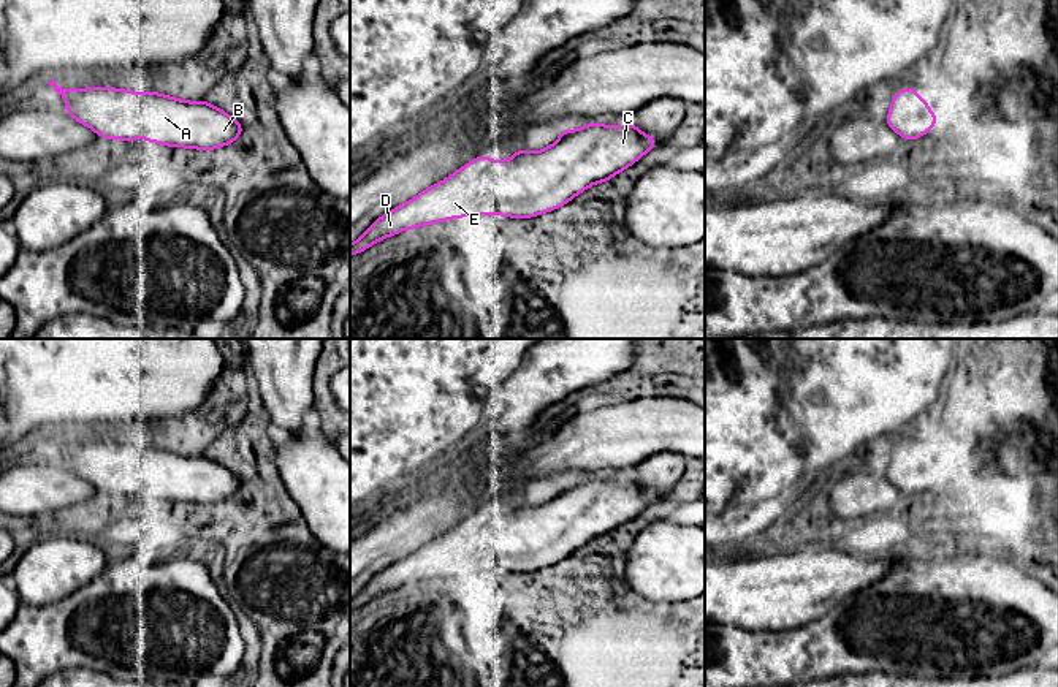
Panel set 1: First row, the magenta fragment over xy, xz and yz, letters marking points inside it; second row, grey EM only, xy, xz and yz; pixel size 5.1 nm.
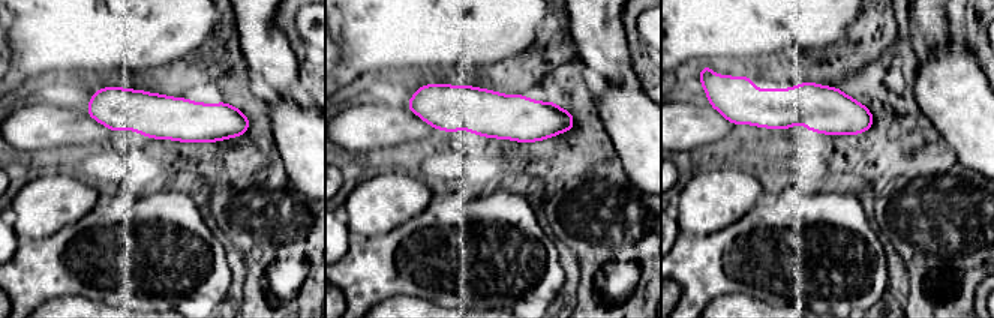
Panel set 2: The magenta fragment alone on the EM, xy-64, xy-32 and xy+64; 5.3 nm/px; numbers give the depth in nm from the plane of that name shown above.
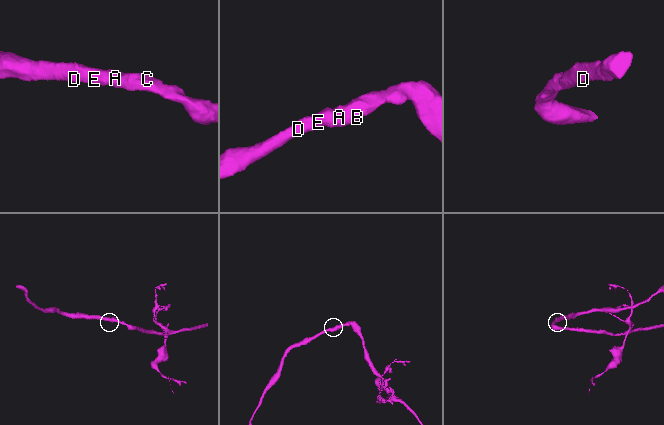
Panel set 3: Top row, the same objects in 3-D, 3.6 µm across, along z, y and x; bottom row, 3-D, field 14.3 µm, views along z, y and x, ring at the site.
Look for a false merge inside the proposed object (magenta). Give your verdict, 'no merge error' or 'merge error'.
no merge error

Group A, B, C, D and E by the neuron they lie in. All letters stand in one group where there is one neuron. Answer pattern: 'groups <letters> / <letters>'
groups A B C D E

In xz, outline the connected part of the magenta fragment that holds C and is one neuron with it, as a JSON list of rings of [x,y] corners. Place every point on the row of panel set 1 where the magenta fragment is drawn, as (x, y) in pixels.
[[[591,122],[578,130],[561,130],[558,141],[539,152],[519,149],[512,158],[502,161],[478,155],[445,180],[434,184],[413,199],[377,218],[361,237],[350,244],[350,256],[404,230],[440,223],[450,218],[481,214],[499,214],[500,217],[513,218],[542,215],[562,207],[594,184],[608,182],[613,176],[640,160],[654,146],[657,146],[657,139],[641,133],[635,122],[627,127]]]

